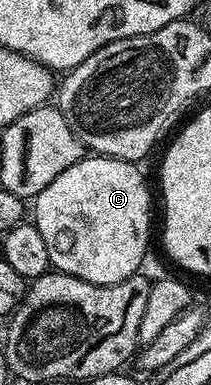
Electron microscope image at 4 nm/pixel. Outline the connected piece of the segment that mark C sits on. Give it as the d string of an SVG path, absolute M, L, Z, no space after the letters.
M90 154L71 165L71 169L63 169L63 173L32 200L32 222L37 224L39 233L43 233L50 264L61 274L106 287L142 270L141 262L149 247L149 187L137 167L140 166L136 162L127 159Z

